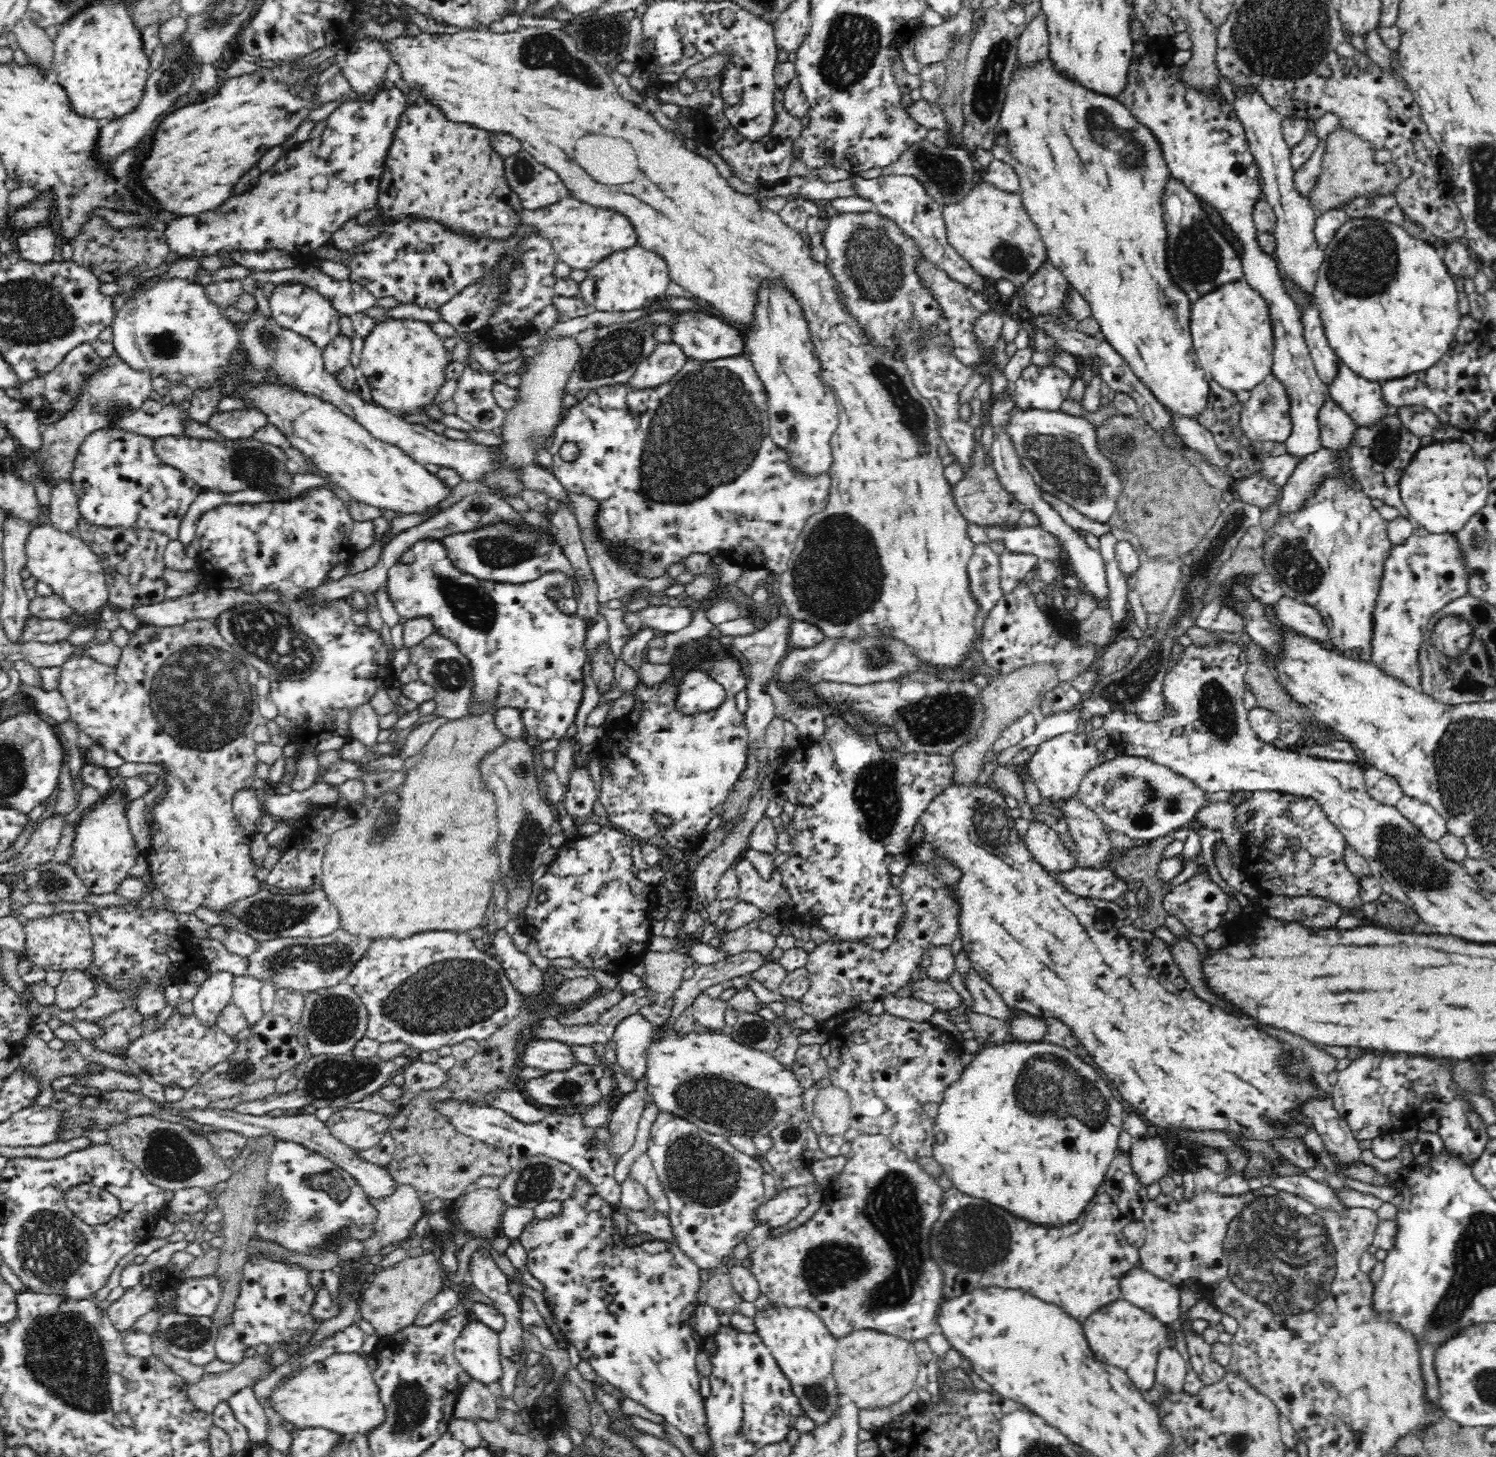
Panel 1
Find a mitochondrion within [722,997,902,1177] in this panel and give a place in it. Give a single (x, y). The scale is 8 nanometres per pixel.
(754, 1032)

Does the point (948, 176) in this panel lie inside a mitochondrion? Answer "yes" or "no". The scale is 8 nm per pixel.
yes

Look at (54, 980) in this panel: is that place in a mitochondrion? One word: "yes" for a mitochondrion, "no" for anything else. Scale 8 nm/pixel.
no

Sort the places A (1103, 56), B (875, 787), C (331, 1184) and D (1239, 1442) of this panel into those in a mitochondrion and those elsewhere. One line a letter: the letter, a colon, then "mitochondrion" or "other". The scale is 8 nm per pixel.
A: other
B: mitochondrion
C: mitochondrion
D: mitochondrion

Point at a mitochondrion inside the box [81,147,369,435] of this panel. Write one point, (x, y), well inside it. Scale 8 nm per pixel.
(164, 344)

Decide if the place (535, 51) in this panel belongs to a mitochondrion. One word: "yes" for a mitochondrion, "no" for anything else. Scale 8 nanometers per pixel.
yes

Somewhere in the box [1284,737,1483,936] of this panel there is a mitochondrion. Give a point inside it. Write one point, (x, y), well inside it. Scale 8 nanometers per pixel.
(1409, 864)

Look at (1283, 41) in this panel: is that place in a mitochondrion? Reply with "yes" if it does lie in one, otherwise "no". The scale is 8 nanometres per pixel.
yes

